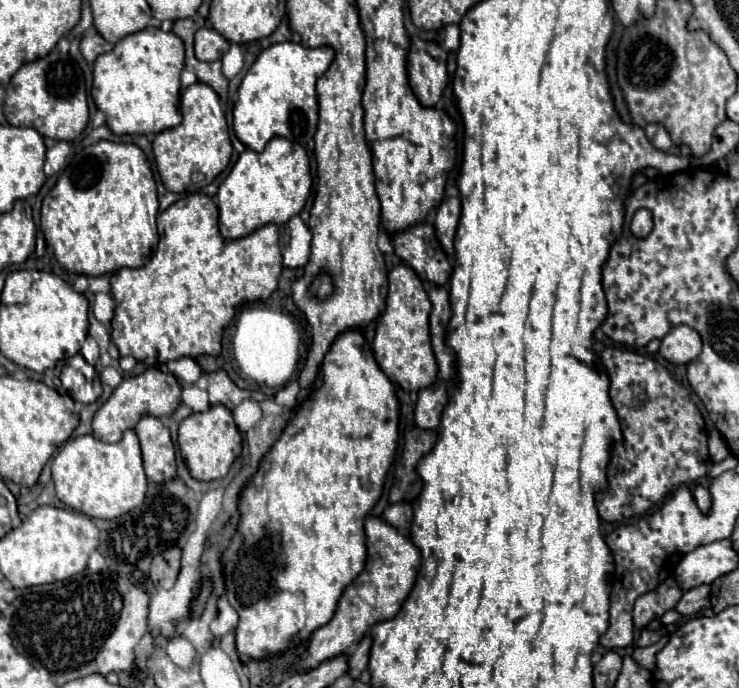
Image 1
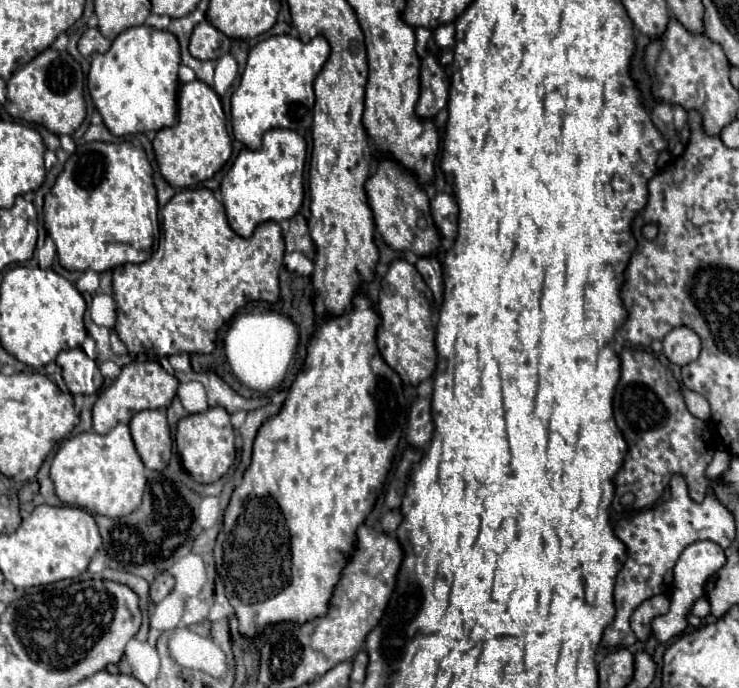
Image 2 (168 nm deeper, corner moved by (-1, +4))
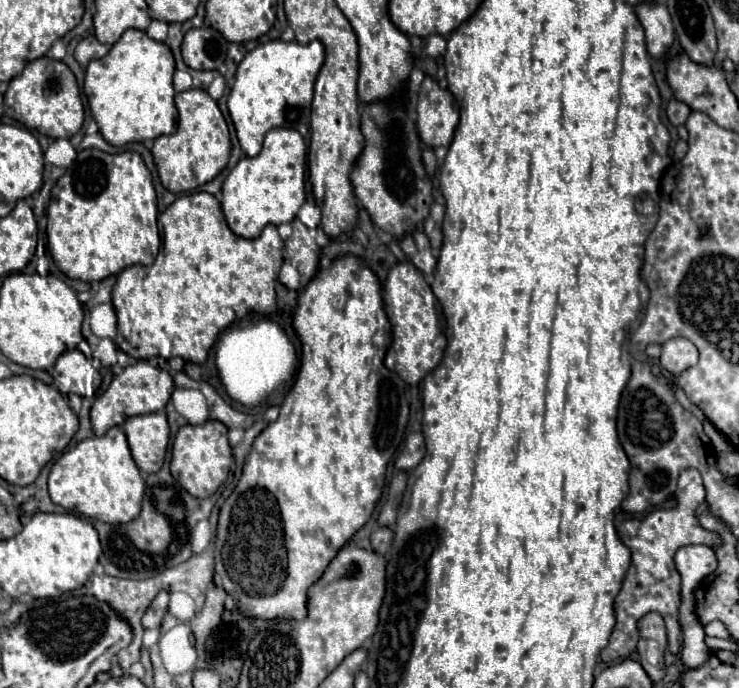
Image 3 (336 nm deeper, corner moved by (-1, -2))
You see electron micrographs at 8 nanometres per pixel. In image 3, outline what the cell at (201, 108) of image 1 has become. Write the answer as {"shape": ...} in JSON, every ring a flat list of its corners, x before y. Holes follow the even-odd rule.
{"shape":[[187,89,175,95,179,127,169,137,159,137,151,149,163,187,171,193,185,193,205,185,227,165,231,153,229,129,217,103,203,89]]}

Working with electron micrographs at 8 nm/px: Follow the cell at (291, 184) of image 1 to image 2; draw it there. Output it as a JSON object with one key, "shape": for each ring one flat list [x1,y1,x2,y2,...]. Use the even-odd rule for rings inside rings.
{"shape":[[271,129,267,133,269,135,263,135,263,147,257,151,243,149,239,153,239,157,235,159,233,167,229,169,229,173,221,181,221,195,223,195,227,221,229,221,231,229,241,237,251,237,255,227,263,221,279,223,283,219,291,219,303,203,303,195,305,195,303,193,303,167,305,167,305,157,307,157,305,139,291,129]]}

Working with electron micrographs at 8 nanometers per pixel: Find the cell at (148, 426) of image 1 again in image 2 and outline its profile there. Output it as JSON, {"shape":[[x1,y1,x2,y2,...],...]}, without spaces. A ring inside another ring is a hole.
{"shape":[[139,411,129,421,129,429,143,465,153,471,165,469,171,459,171,433,165,411]]}

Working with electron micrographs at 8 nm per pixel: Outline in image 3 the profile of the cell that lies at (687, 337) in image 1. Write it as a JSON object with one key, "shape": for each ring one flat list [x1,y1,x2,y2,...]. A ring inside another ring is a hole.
{"shape":[[675,337,675,339,669,339,667,343,663,343,659,363,671,375,679,375,681,371,693,367,697,363,697,357,699,357,697,347,689,339]]}

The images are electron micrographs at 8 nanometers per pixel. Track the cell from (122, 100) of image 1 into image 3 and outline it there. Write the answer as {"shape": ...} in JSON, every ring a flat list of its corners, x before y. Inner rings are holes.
{"shape":[[127,29,103,59,91,61,83,89,103,139,111,145,125,145,173,133,177,127,173,73,175,59,169,45,149,39,139,29]]}

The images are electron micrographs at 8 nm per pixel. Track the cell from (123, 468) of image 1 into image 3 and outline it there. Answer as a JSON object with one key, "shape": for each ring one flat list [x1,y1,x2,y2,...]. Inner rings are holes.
{"shape":[[121,427,109,429,103,437,83,439,71,451,65,451,49,473,49,495,55,505,103,523,129,523,139,517,143,493,145,479,131,457]]}

